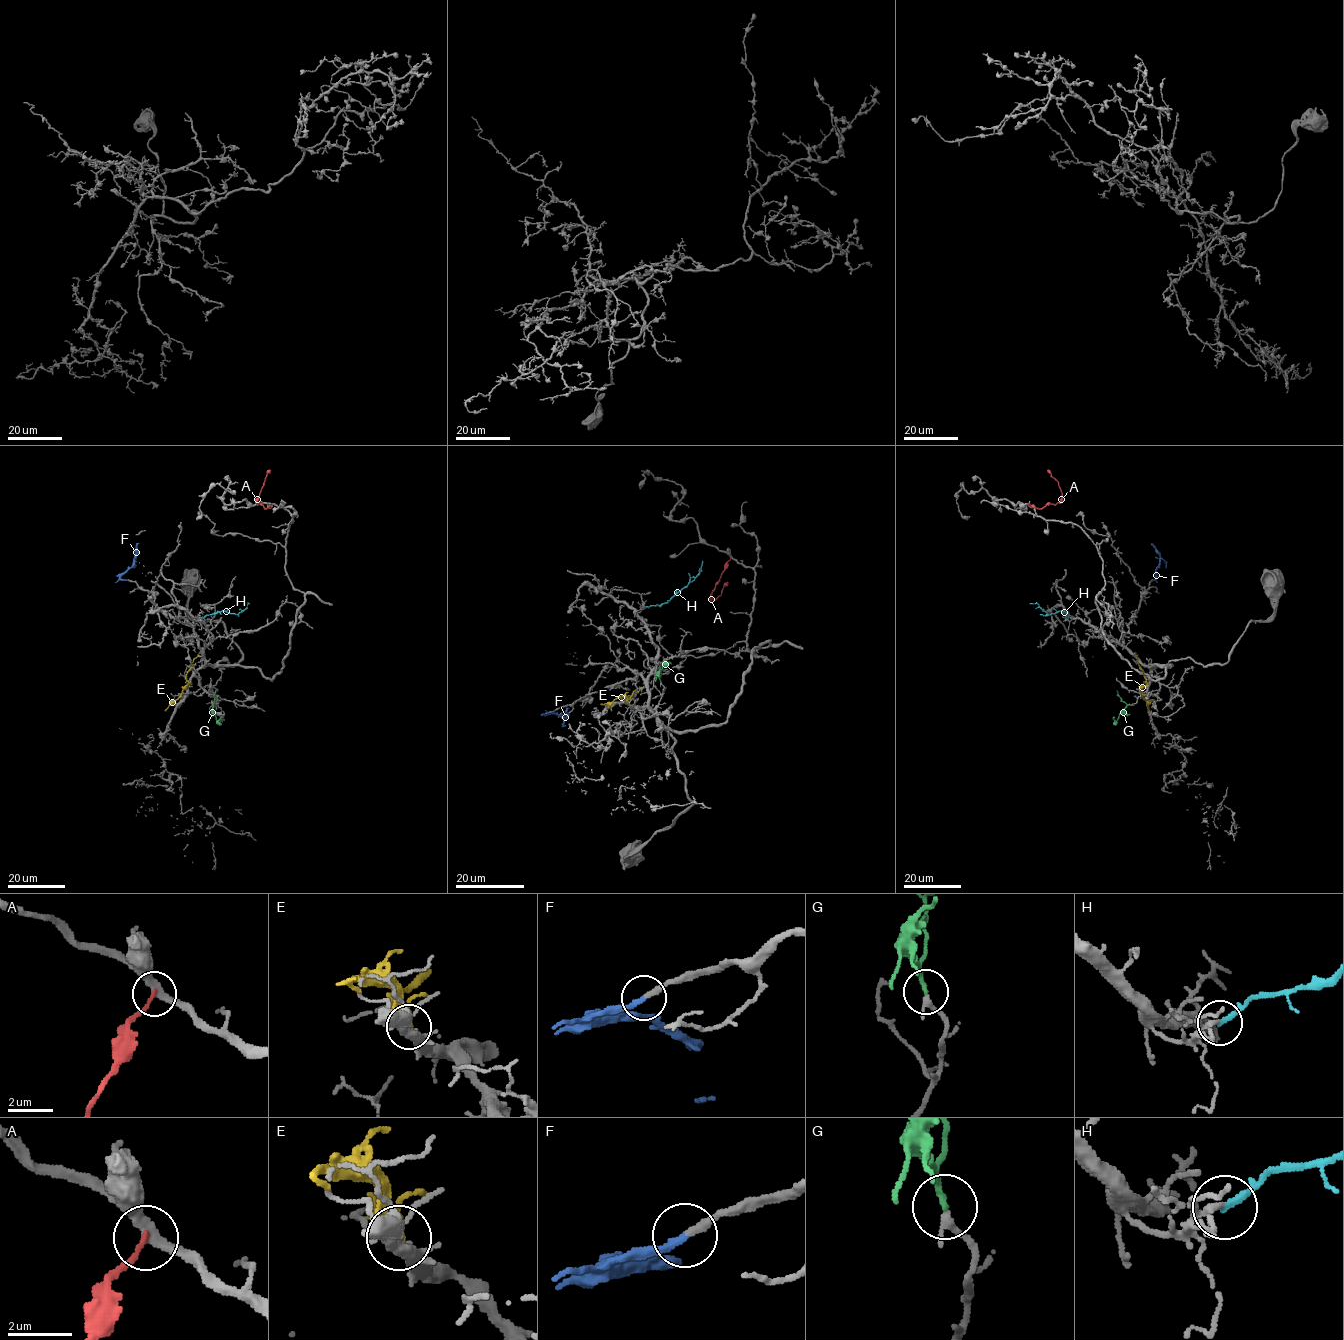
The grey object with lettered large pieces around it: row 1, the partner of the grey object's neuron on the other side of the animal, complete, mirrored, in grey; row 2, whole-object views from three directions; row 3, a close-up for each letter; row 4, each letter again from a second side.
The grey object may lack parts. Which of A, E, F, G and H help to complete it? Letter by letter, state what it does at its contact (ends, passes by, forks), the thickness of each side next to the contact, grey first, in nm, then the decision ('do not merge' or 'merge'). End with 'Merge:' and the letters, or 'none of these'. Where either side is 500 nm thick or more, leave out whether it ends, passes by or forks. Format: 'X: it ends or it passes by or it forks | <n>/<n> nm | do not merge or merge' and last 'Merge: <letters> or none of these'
A: it ends | 320/200 nm | do not merge
E: it passes by | 340/240 nm | do not merge
F: it ends | 280/280 nm | merge
G: it passes by | 240/140 nm | merge
H: it ends | 130/240 nm | do not merge
Merge: F, G

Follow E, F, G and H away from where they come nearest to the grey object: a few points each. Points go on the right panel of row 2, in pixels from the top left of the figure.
E: (1148, 685), (1138, 658), (1134, 655)
F: (1153, 580), (1160, 555), (1151, 543)
G: (1130, 705), (1116, 721), (1114, 718)
H: (1067, 618), (1064, 612), (1048, 615), (1037, 604), (1030, 603)

